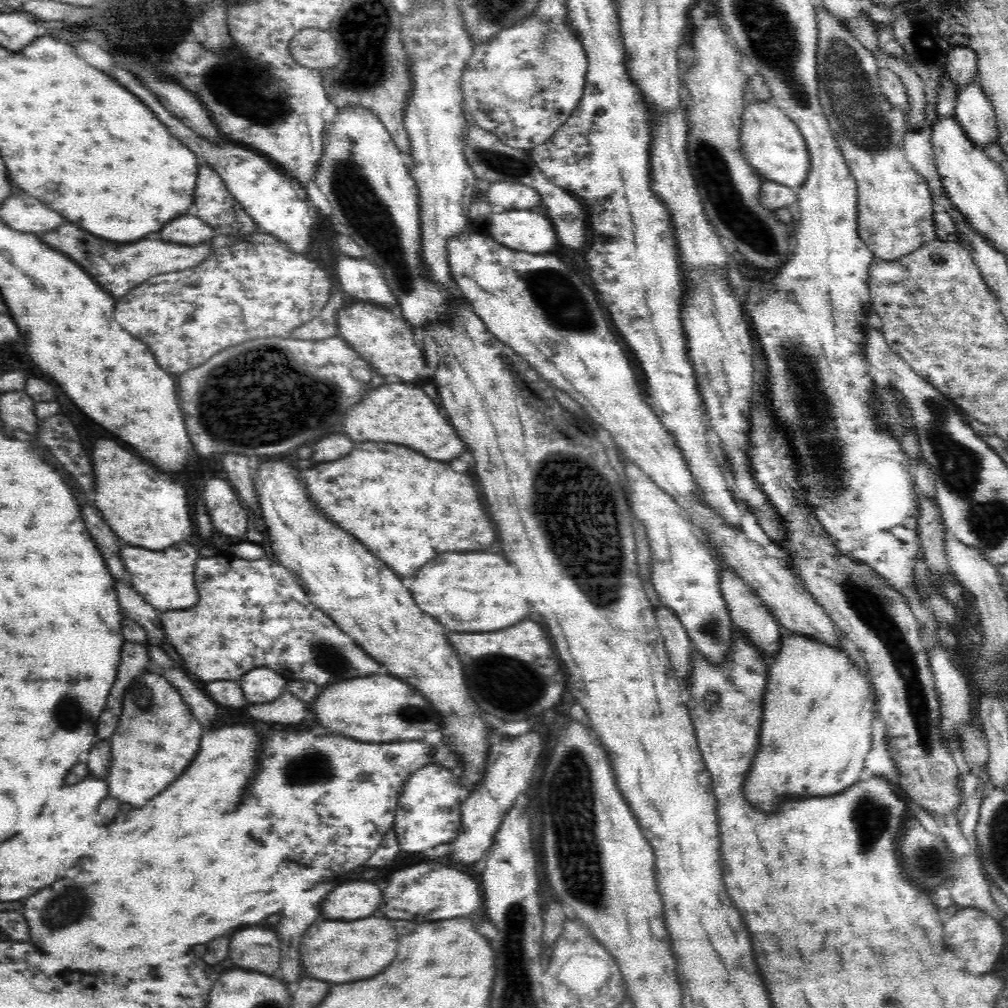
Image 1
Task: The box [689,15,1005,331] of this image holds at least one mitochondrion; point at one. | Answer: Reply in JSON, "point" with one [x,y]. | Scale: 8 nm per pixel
{"point":[846,88]}

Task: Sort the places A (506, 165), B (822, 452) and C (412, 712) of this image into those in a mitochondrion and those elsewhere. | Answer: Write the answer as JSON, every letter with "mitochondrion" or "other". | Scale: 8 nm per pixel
{"A":"mitochondrion","B":"mitochondrion","C":"mitochondrion"}

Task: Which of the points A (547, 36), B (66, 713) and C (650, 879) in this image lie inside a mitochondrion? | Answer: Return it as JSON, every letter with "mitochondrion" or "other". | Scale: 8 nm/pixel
{"A":"mitochondrion","B":"mitochondrion","C":"other"}

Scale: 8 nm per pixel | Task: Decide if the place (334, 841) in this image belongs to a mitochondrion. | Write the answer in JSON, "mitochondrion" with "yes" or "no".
{"mitochondrion":"no"}

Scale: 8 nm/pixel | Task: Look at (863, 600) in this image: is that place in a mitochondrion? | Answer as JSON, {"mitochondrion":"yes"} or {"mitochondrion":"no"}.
{"mitochondrion":"yes"}

